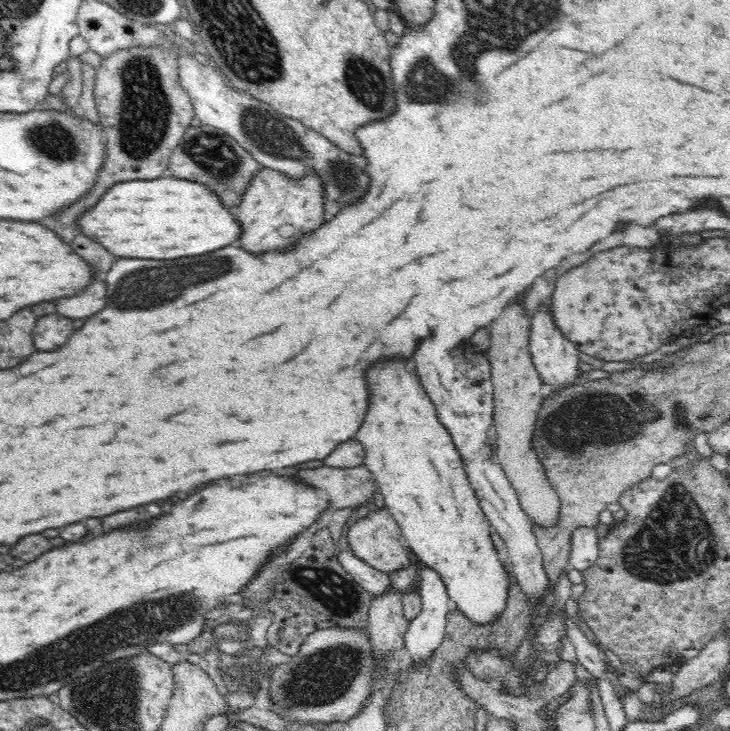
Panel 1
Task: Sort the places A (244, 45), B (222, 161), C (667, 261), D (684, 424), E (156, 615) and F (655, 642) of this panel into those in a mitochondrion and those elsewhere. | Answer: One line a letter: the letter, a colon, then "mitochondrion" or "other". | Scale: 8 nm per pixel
A: mitochondrion
B: mitochondrion
C: other
D: mitochondrion
E: mitochondrion
F: other

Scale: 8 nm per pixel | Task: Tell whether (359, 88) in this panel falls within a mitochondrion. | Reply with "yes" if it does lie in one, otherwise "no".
yes

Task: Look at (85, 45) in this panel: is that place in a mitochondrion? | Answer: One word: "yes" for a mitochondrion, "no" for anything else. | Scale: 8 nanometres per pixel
no

